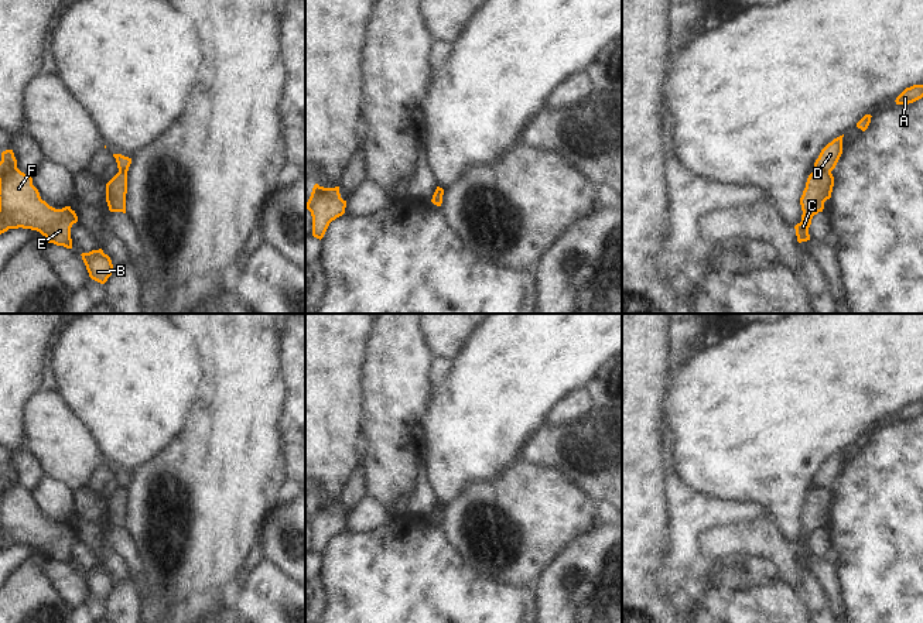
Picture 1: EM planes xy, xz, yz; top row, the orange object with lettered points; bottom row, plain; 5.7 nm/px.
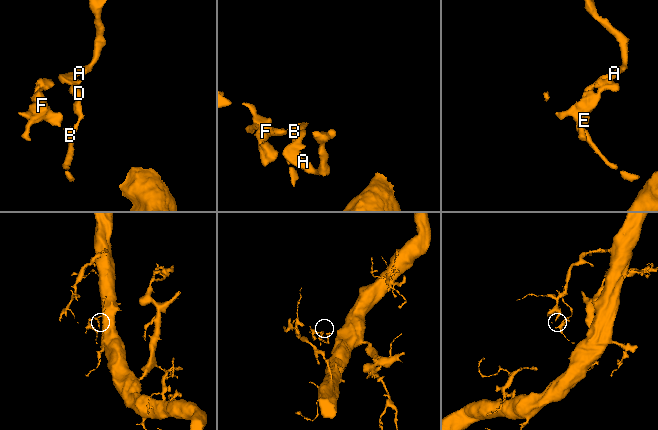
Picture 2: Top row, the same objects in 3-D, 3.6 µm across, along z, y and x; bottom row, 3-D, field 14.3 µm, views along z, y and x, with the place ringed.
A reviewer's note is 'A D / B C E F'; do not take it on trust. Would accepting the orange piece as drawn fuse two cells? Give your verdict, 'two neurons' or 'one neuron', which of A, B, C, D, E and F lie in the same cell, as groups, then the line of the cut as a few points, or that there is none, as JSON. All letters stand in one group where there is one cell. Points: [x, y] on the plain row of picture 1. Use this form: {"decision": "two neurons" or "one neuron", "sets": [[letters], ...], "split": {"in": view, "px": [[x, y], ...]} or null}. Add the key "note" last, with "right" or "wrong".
{"decision": "two neurons", "sets": [["A", "D"], ["B", "C", "E", "F"]], "split": {"in": "yz", "px": [[814, 486], [830, 489]]}, "note": "right"}

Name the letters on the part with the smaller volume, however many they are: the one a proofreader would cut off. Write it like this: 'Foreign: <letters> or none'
Foreign: A, D

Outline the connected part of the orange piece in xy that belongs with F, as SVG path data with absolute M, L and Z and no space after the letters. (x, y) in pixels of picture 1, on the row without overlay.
M13 466L1 469L0 477L0 551L8 545L31 545L48 555L48 559L72 565L71 544L78 538L78 533L71 523L55 526L41 516L38 506L33 502L33 494L17 485Z

